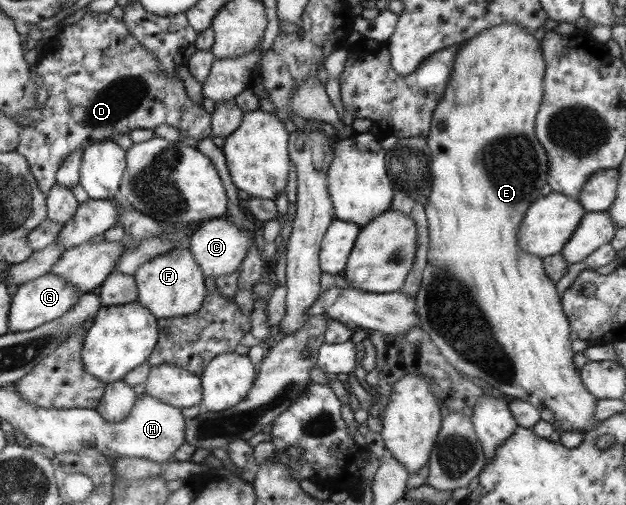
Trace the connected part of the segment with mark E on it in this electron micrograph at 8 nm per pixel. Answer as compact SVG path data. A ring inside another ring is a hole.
M503 23L469 39L468 43L458 45L458 57L455 58L450 83L434 111L430 134L425 137L431 156L429 173L431 173L432 183L428 201L424 206L428 219L430 248L422 284L414 298L417 300L418 315L421 317L420 328L429 334L433 343L441 349L441 353L451 361L451 365L455 366L455 369L469 377L478 377L486 381L491 387L503 395L508 395L513 400L523 400L537 407L541 414L541 420L553 426L554 431L558 431L560 435L571 430L579 431L585 435L596 425L595 407L598 399L587 391L587 387L582 381L581 372L573 362L576 352L571 349L571 339L569 339L572 330L569 327L570 320L569 316L563 313L565 308L561 307L562 299L555 291L555 282L546 274L542 258L531 255L529 251L523 251L518 239L522 219L525 218L526 211L532 204L529 201L535 201L537 197L541 196L541 187L545 183L549 183L550 179L549 156L547 151L543 151L539 141L535 139L535 121L545 97L545 73L546 60L542 51L542 43L517 23Z

